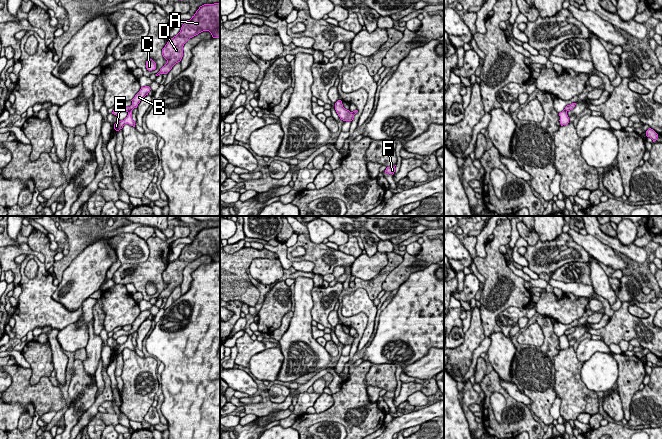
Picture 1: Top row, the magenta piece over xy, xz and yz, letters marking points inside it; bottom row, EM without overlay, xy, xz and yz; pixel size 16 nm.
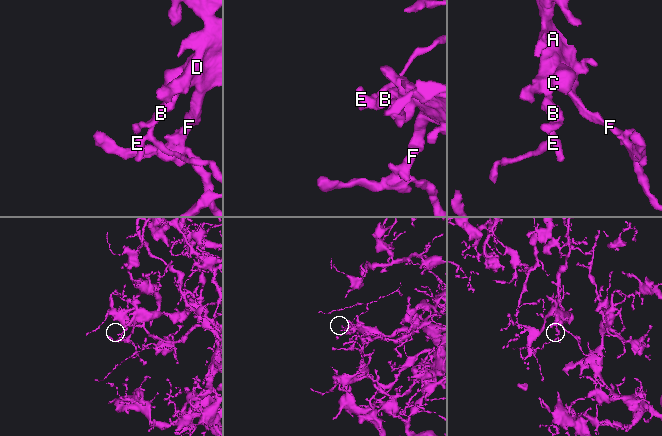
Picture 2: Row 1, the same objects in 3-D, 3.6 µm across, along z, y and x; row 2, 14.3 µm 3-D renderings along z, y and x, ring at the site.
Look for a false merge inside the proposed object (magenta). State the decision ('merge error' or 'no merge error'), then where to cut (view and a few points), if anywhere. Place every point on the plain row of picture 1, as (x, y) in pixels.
merge error; cut in xy along (131, 333), (128, 336)

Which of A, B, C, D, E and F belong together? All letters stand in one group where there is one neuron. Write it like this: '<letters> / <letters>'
A B C D F / E

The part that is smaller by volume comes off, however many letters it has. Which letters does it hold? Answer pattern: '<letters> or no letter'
E

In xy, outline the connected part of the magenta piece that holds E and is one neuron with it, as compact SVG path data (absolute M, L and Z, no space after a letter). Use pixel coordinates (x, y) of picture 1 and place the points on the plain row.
M130 334L130 335L128 336L128 339L127 339L127 341L126 341L124 344L117 345L117 346L114 348L114 353L115 353L116 355L119 355L120 353L123 352L123 350L124 350L125 348L129 348L129 349L135 351L135 345L132 343L132 334Z

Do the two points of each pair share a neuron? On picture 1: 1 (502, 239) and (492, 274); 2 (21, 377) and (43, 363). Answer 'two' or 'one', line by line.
1: one
2: two

